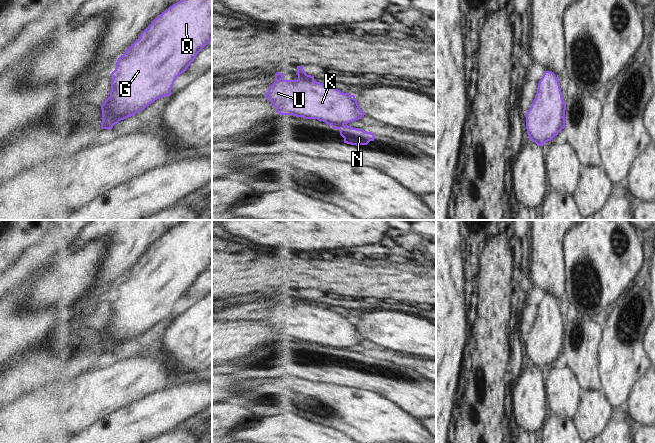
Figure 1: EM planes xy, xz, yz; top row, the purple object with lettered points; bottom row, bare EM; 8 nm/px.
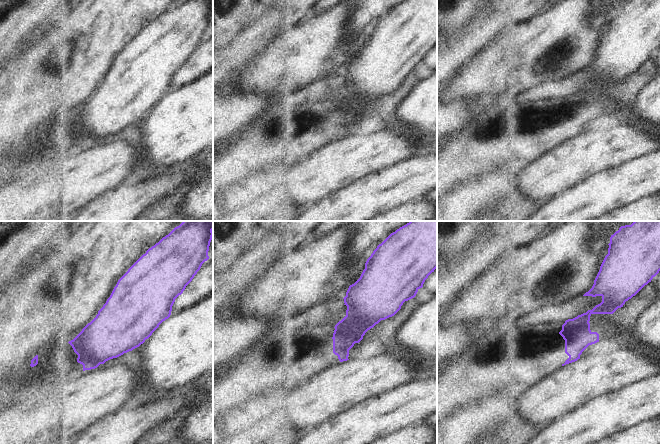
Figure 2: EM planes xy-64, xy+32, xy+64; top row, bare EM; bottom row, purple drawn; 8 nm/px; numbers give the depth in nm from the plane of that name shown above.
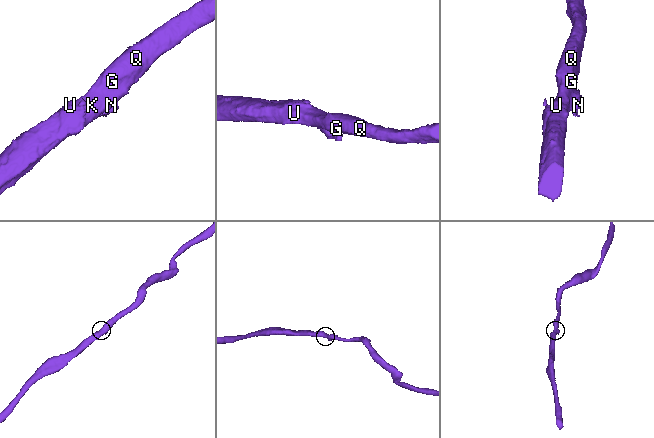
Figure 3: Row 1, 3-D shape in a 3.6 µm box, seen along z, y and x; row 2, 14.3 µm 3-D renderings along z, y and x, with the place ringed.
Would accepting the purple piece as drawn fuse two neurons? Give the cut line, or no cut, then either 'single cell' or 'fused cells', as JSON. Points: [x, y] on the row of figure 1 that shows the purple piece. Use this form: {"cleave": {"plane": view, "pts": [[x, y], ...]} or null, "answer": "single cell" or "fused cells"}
{"cleave": {"plane": "xz", "pts": [[326, 123], [343, 125]]}, "answer": "fused cells"}

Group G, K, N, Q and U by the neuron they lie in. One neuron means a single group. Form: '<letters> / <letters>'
G K Q U / N

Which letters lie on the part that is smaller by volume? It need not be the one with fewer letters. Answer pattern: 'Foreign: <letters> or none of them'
Foreign: N

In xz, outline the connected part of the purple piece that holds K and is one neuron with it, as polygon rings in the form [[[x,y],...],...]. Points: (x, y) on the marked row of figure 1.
[[[297,66],[297,80],[285,80],[280,72],[275,74],[275,82],[265,97],[272,103],[279,115],[293,115],[305,119],[317,119],[326,124],[344,125],[361,119],[365,113],[360,109],[354,95],[314,80],[307,75],[303,66]]]

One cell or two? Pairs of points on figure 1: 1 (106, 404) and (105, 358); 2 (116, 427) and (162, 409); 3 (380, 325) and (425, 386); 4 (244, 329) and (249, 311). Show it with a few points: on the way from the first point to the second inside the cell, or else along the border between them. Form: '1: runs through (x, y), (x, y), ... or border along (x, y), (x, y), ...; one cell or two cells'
1: border along (114, 360), (107, 365), (89, 370), (83, 374); two cells
2: runs through (127, 427), (132, 427), (151, 417); one cell
3: border along (406, 354), (412, 354), (418, 359); two cells
4: border along (222, 320), (258, 319), (264, 321); two cells

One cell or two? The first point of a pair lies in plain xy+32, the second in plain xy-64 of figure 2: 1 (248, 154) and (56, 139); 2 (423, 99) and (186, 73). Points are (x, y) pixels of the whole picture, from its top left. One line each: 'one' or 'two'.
1: one
2: two

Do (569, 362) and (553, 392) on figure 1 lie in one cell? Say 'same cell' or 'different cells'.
different cells

